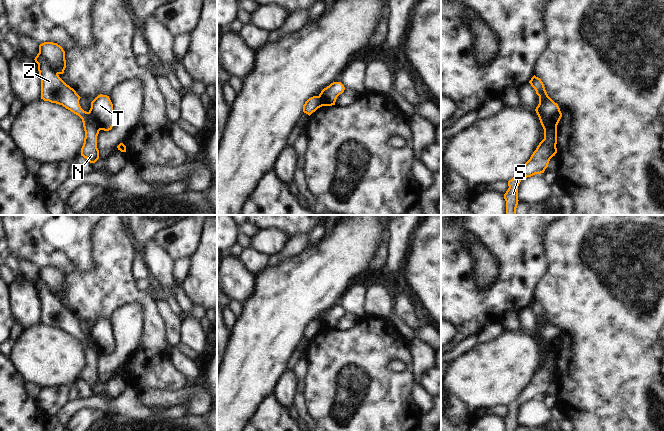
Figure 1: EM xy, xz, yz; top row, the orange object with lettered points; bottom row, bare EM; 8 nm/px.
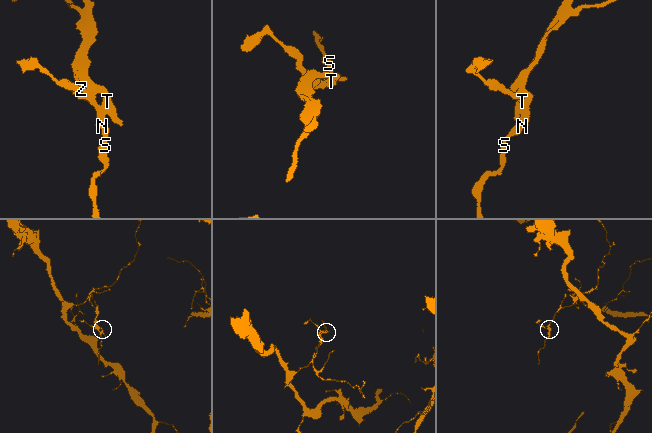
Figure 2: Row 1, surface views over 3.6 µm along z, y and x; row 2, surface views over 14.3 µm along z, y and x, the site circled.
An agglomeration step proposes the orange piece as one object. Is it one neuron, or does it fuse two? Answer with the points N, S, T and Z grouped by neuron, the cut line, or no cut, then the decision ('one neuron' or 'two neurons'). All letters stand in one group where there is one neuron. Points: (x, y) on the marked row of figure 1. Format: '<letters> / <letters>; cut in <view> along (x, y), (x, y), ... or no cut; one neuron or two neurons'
N S Z / T; cut in xy along (38, 53), (47, 65), (58, 73); two neurons

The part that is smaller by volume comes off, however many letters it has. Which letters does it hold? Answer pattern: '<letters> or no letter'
T

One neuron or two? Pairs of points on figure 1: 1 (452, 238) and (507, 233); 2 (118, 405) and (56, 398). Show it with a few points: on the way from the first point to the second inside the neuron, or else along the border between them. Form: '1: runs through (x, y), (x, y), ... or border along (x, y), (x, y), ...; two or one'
1: runs through (466, 227), (493, 227); one
2: border along (68, 400), (54, 414); two

